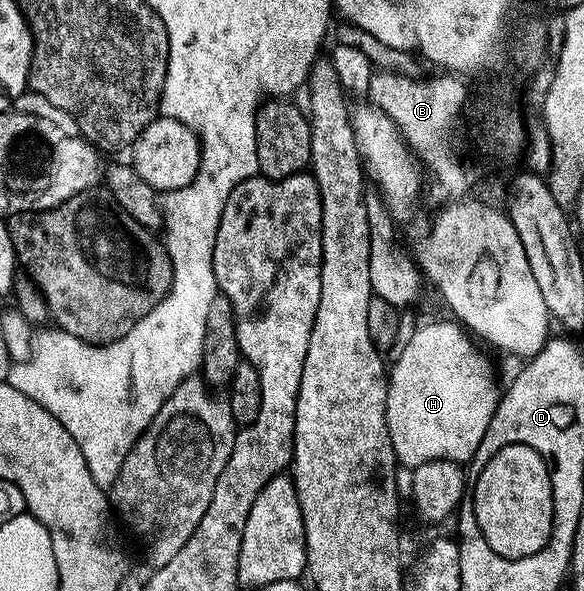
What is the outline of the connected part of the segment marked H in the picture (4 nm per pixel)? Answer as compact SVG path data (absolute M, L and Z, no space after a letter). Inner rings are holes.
M448 319L433 320L415 329L409 341L400 345L401 353L388 369L387 426L397 463L404 467L406 464L409 470L432 460L472 461L497 409L499 387L488 358L476 348L474 337L456 319Z

